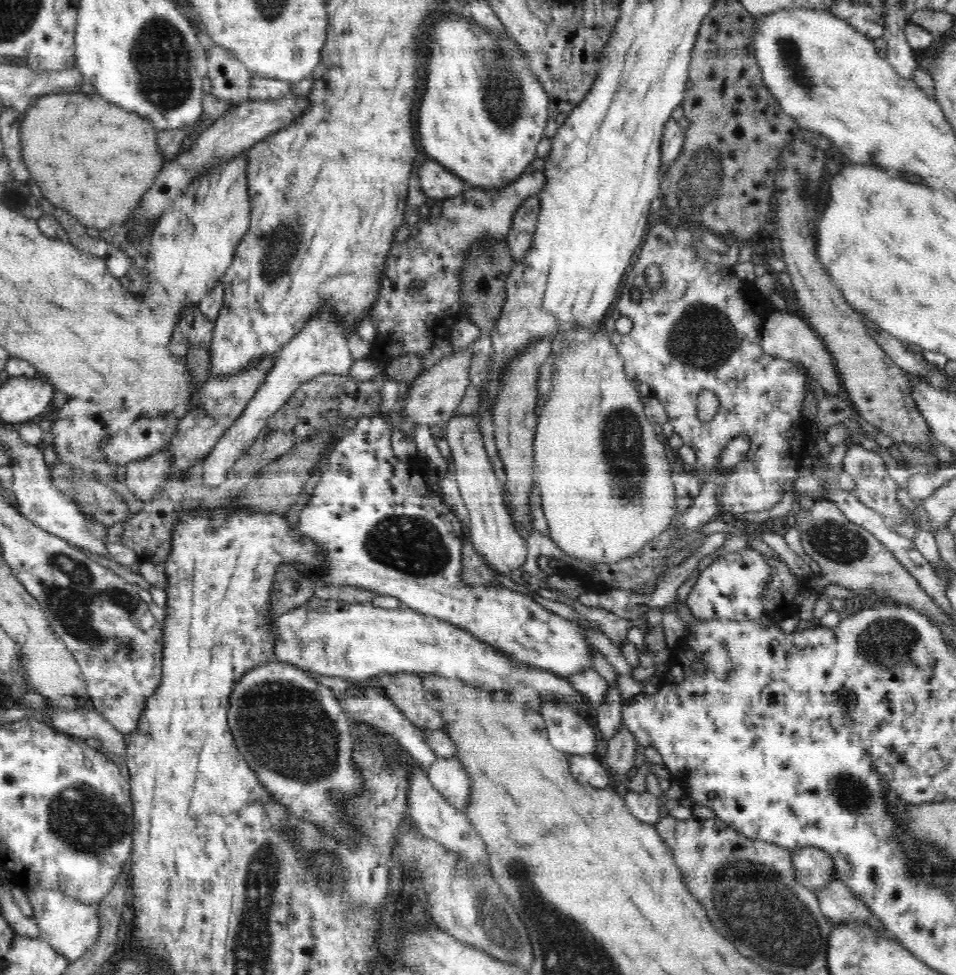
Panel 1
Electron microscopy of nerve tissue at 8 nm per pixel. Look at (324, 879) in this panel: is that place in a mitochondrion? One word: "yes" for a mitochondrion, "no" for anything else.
no

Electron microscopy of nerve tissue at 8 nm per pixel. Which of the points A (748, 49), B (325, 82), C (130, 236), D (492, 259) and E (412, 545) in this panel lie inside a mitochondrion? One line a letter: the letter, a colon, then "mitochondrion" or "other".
A: other
B: other
C: other
D: mitochondrion
E: mitochondrion

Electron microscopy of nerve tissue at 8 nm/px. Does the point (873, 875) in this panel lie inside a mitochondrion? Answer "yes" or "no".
no

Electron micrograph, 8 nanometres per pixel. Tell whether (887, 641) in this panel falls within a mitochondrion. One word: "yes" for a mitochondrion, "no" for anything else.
yes

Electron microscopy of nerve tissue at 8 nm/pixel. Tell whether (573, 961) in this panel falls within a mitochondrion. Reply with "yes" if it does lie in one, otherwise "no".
yes

